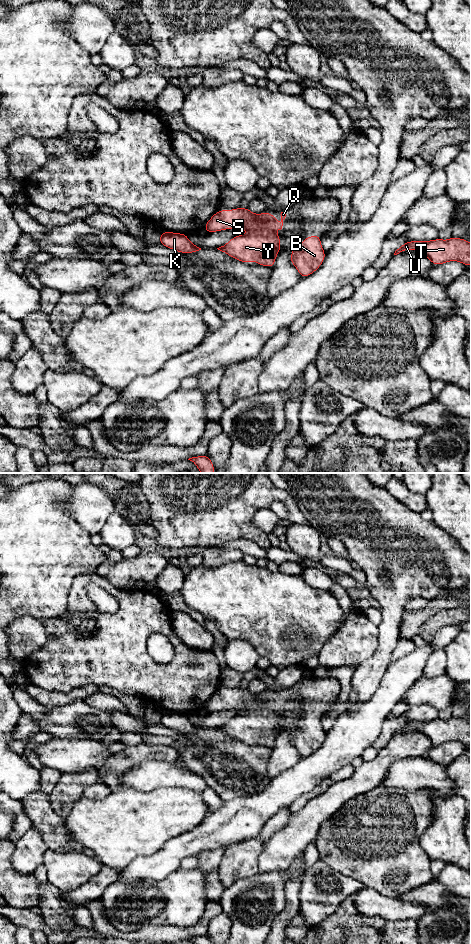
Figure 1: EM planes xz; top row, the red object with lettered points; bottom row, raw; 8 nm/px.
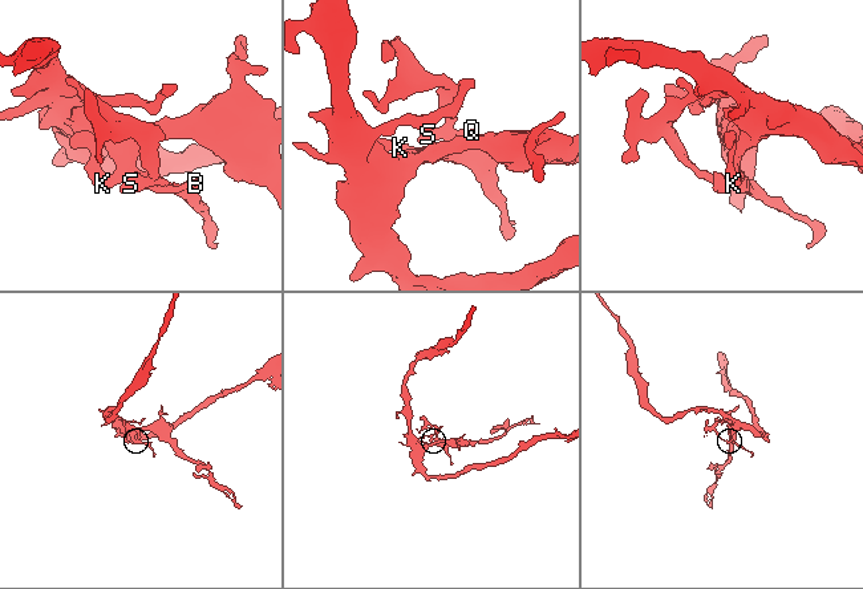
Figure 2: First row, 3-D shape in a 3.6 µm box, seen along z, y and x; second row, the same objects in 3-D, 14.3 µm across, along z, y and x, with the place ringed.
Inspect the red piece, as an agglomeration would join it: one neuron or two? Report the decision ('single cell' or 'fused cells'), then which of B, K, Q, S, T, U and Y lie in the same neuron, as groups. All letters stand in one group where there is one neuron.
single cell; B K Q S T U Y

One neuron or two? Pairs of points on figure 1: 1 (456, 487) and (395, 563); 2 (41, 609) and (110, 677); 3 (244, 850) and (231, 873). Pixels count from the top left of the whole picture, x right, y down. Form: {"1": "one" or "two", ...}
{"1": "two", "2": "two", "3": "one"}

